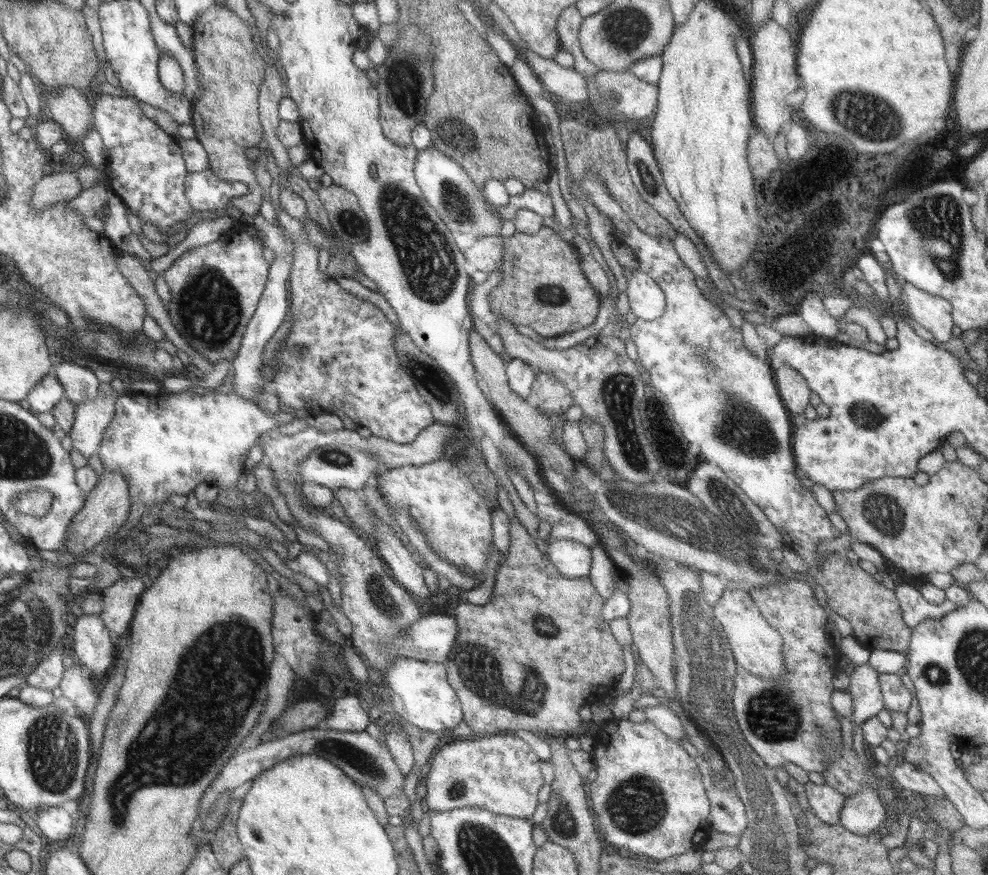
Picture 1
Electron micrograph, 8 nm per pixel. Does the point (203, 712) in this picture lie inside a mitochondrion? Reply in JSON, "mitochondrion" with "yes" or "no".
{"mitochondrion":"yes"}

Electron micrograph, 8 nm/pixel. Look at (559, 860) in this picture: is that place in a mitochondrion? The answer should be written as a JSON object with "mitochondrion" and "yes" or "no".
{"mitochondrion":"yes"}

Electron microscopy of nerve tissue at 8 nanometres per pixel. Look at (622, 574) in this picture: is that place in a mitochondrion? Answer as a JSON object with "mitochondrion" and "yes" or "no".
{"mitochondrion":"no"}

